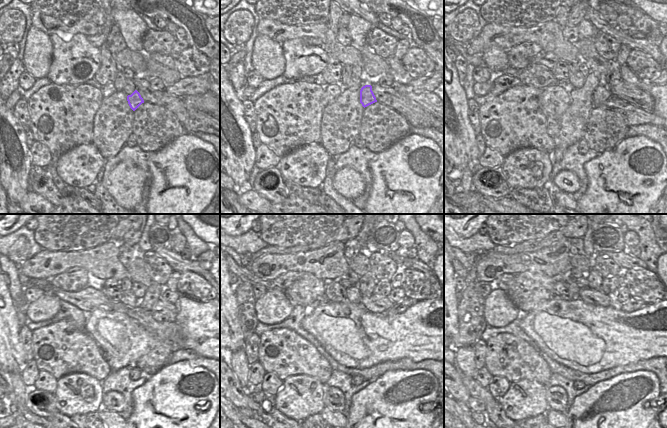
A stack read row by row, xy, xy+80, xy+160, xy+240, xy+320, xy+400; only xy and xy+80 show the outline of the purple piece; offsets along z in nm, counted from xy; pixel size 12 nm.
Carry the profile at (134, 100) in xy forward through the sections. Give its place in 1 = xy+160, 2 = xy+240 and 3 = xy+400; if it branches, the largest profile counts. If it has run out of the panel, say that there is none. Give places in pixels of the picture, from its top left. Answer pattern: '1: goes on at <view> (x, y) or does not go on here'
1: goes on at xy+160 (602, 93)
2: goes on at xy+240 (161, 316)
3: goes on at xy+400 (633, 304)

